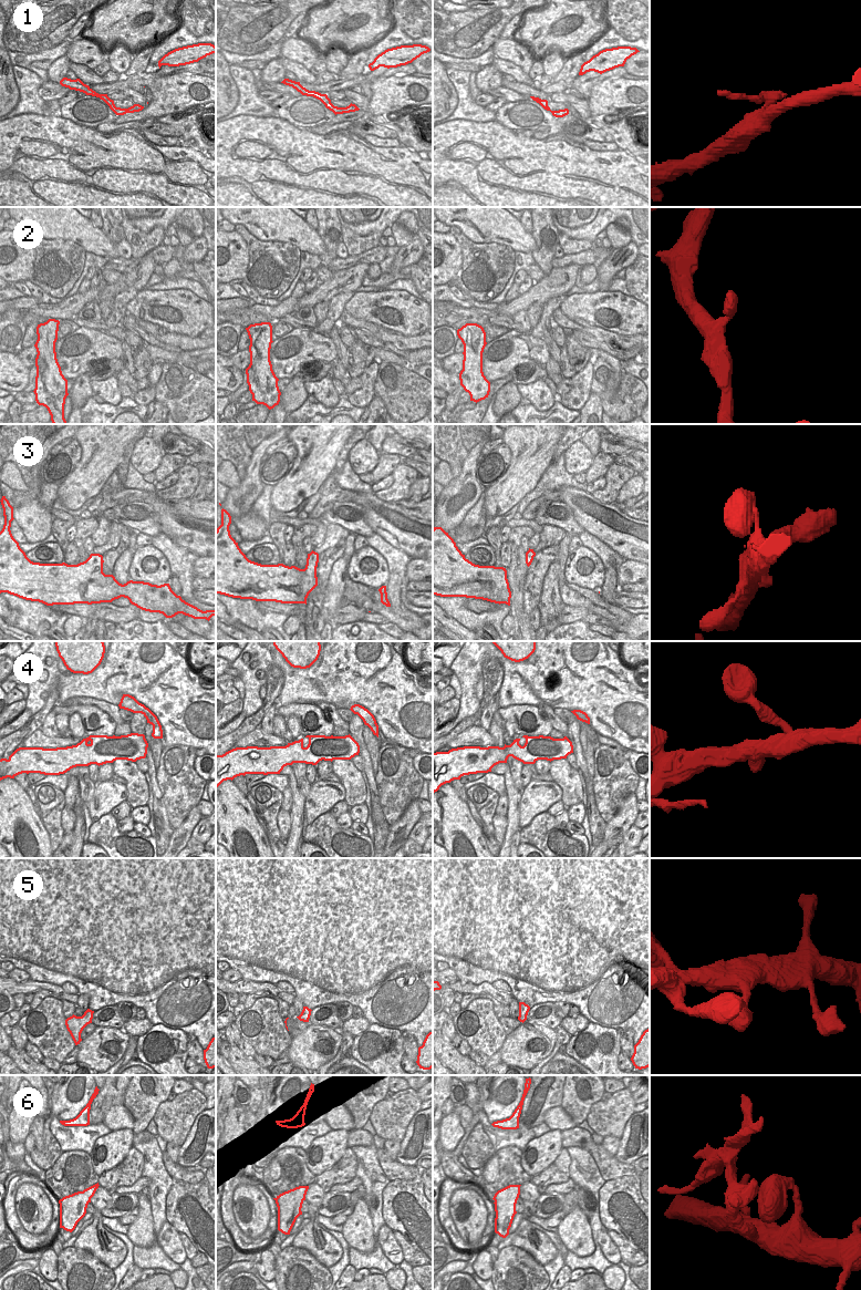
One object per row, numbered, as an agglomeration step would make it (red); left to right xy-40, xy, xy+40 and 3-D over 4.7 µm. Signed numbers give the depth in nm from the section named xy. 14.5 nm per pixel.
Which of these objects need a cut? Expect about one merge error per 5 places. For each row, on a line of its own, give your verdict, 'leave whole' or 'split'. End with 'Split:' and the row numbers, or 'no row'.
1: leave whole
2: leave whole
3: leave whole
4: leave whole
5: leave whole
6: split
Split: 6

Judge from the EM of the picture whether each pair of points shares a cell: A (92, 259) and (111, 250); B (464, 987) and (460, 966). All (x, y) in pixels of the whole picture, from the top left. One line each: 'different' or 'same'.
A: different
B: different

